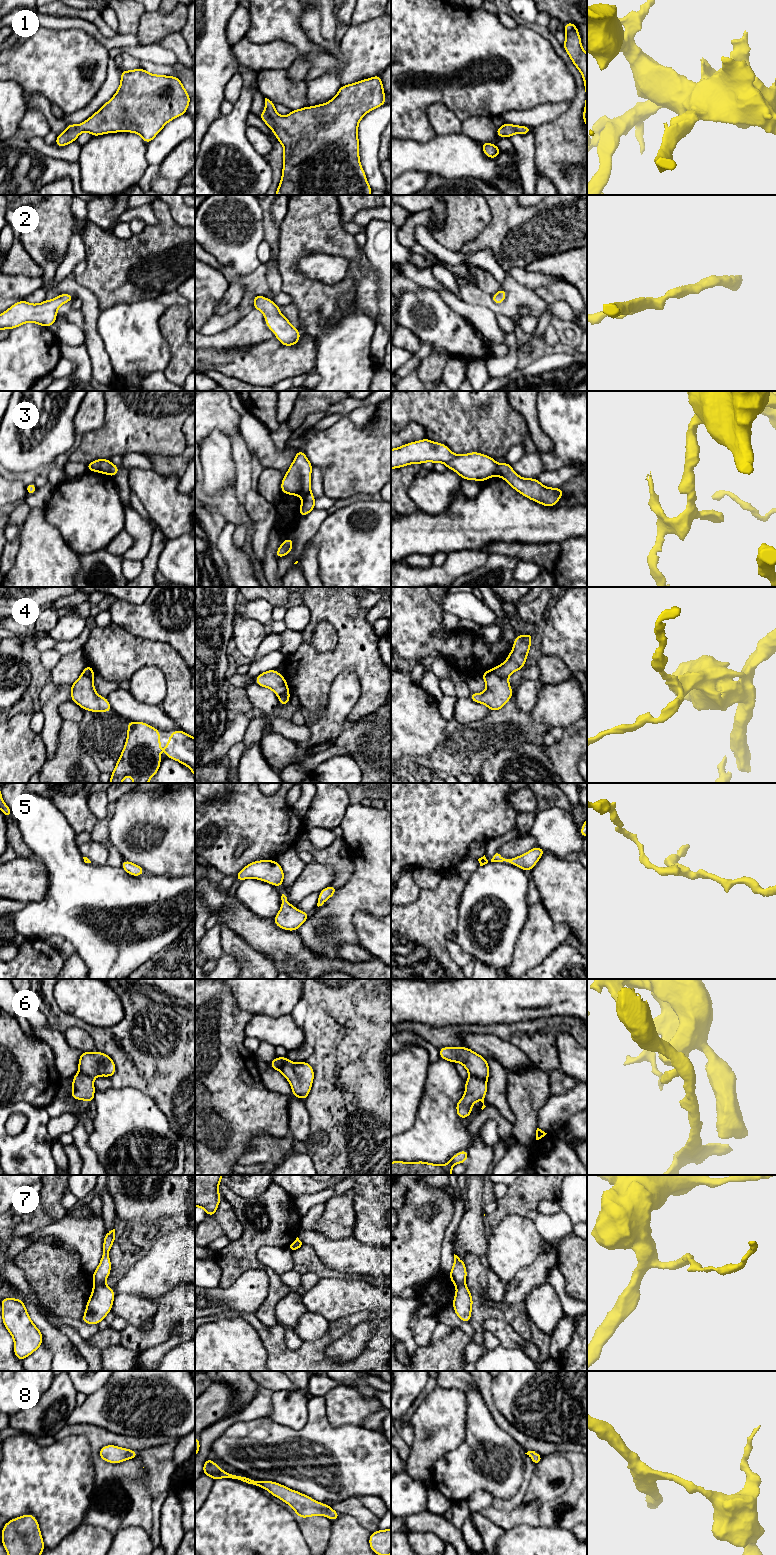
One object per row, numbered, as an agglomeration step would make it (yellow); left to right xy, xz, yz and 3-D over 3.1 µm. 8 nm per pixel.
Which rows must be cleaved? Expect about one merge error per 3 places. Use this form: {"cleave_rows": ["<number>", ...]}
{"cleave_rows": ["3", "4", "7"]}

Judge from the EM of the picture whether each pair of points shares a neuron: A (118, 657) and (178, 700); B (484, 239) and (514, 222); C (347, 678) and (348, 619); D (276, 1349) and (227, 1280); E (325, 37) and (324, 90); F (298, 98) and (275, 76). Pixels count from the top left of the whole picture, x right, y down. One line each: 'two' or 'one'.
A: one
B: one
C: two
D: two
E: one
F: one

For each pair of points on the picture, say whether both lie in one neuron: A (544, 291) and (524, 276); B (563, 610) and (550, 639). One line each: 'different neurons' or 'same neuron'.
A: different neurons
B: same neuron

